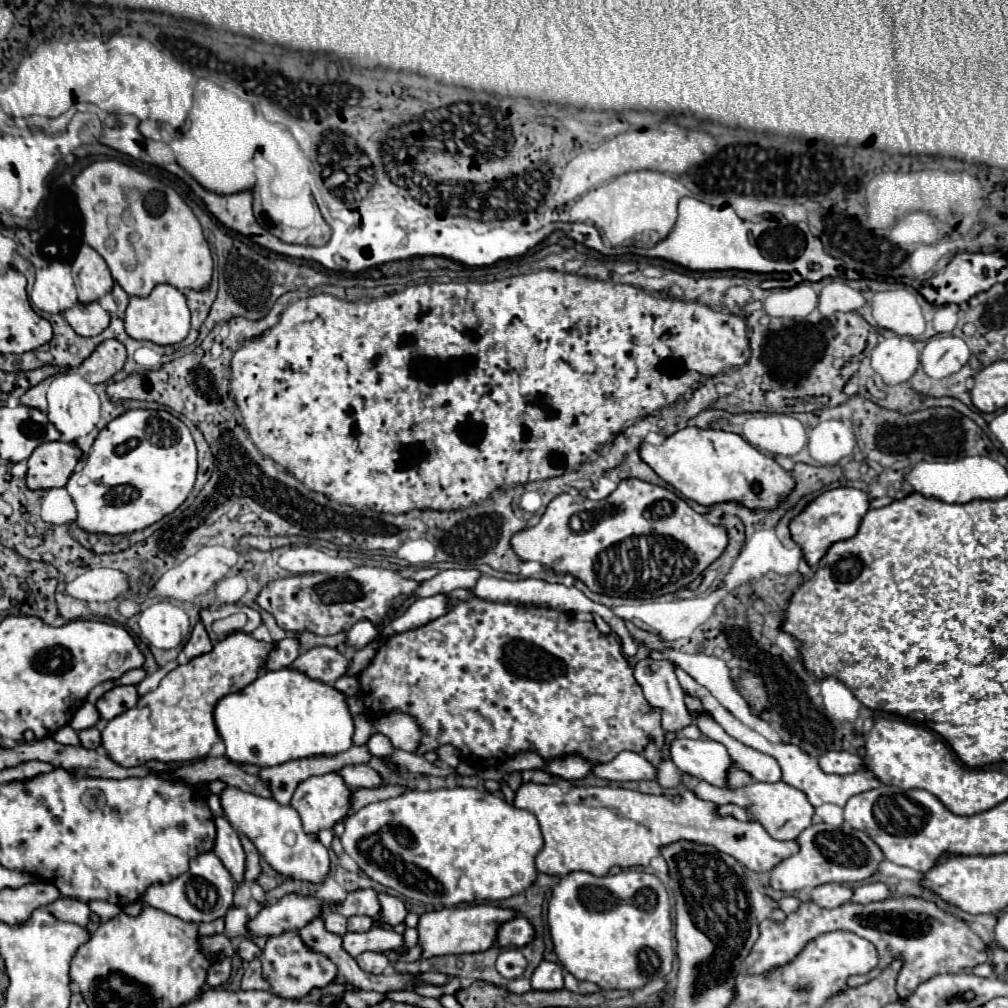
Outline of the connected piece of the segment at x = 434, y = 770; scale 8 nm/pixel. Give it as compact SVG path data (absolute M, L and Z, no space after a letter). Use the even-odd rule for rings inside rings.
M394 750L394 754L388 758L396 764L400 764L402 768L414 772L414 774L426 774L426 776L448 776L448 774L454 774L456 770L454 768L438 768L434 764L430 764L424 756L420 754L410 754L410 752L404 752L404 750Z

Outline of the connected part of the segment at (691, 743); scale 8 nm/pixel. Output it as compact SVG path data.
M674 738L668 746L670 760L680 772L692 774L714 786L726 784L726 770L734 764L726 748L714 740Z

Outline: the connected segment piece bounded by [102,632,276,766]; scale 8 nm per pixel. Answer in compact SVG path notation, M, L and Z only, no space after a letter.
M246 632L228 634L216 642L208 654L196 656L188 664L168 672L154 692L138 700L136 708L112 718L102 730L104 750L120 766L144 766L150 760L184 764L208 756L210 748L220 742L214 724L216 702L254 682L274 646L276 644L256 640Z

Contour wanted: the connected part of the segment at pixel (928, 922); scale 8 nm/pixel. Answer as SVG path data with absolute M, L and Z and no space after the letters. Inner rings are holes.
M910 896L910 898L886 898L882 902L872 902L866 906L846 902L832 910L820 908L814 902L802 902L800 908L788 914L788 918L782 924L776 924L770 918L766 918L764 922L760 922L760 938L756 940L750 956L746 958L746 972L748 974L772 972L792 962L804 950L806 942L834 930L854 932L860 938L870 940L872 944L876 944L880 954L878 966L870 974L852 976L848 980L848 986L862 986L870 982L870 976L878 976L892 960L904 960L896 980L900 998L906 998L910 992L914 992L918 984L926 982L936 974L956 974L964 968L974 968L988 960L986 944L962 920L942 912L940 908L936 908L934 902ZM936 910L942 916L932 916L932 912Z

